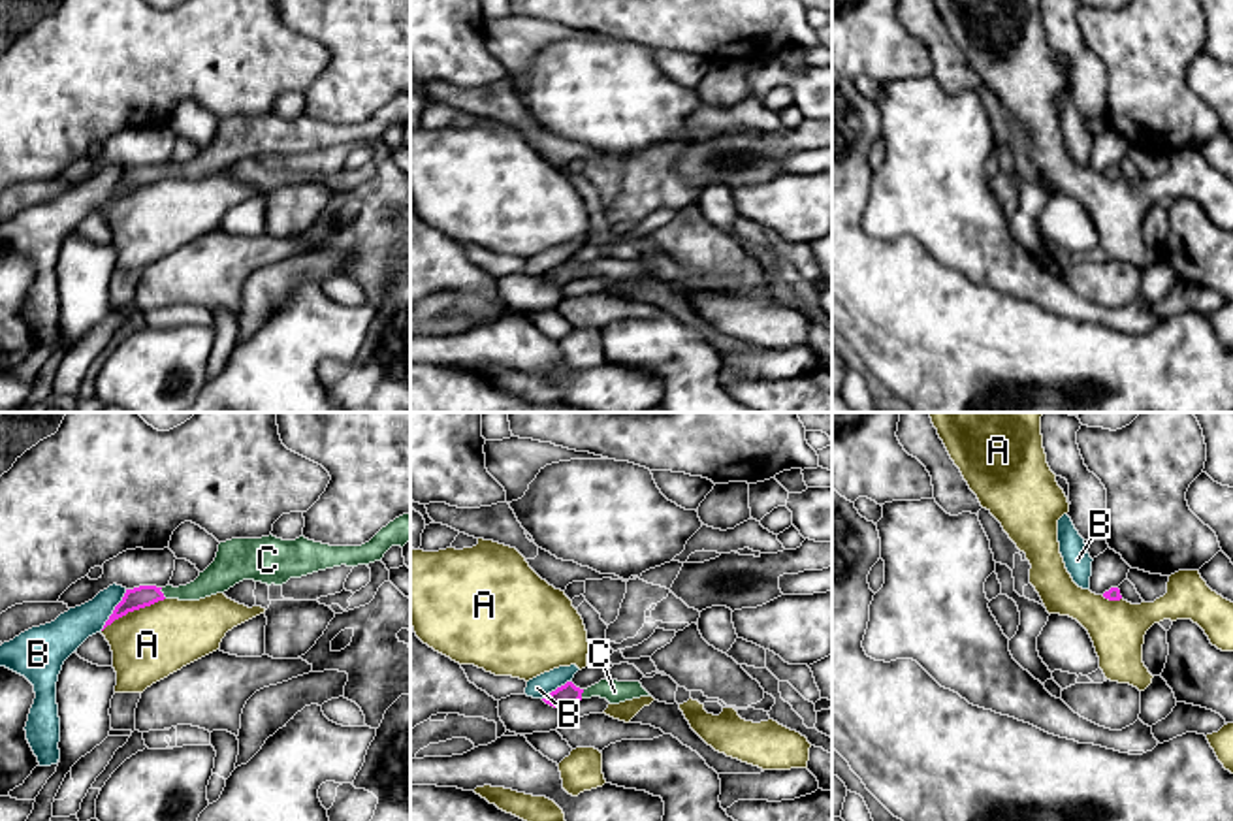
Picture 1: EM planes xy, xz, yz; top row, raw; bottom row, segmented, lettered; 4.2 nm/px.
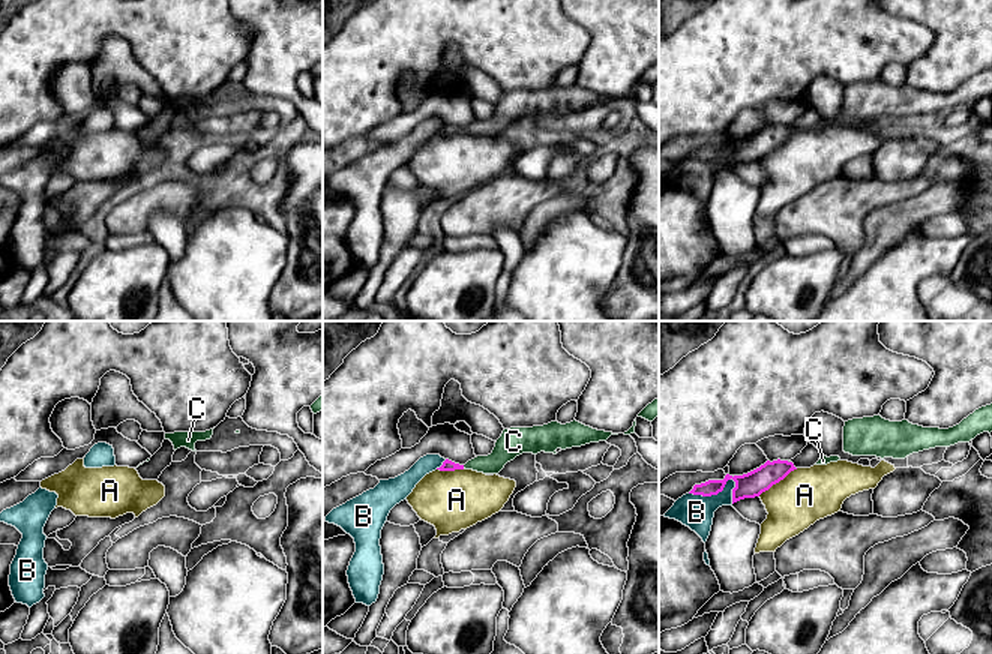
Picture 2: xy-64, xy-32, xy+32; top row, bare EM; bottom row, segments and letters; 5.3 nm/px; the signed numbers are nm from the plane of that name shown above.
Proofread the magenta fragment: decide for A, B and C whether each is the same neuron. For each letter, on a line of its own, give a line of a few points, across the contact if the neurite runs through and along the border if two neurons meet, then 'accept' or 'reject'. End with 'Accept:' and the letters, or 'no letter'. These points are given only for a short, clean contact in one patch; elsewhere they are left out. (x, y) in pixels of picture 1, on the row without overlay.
A: reject
B: reject
C: line xy (144, 174), (162, 172), (194, 170), (217, 157); accept
Accept: C

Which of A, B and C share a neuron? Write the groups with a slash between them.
A / B / C

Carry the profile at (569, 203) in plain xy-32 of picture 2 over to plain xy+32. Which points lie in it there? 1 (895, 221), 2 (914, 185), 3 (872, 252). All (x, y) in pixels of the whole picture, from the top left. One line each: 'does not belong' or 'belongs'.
1: belongs
2: does not belong
3: belongs

